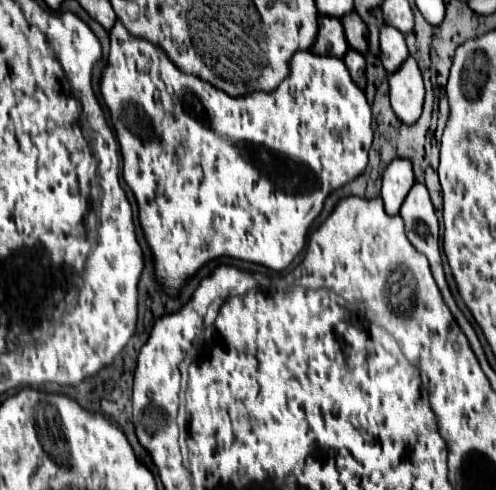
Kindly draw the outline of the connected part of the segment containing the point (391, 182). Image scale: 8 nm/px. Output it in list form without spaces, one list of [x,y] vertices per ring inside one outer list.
[[[395,159],[383,173],[383,187],[381,187],[381,199],[385,201],[385,211],[389,215],[397,215],[409,189],[413,187],[415,177],[411,169],[411,161],[407,159]]]

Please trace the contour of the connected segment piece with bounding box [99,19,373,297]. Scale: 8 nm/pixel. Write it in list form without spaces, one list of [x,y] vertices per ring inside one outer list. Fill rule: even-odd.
[[[117,19],[113,29],[109,31],[109,59],[107,65],[101,71],[99,79],[99,91],[101,97],[109,109],[109,115],[113,119],[113,129],[119,141],[121,149],[121,159],[123,159],[123,169],[121,175],[129,189],[135,195],[137,201],[137,215],[139,223],[143,229],[143,237],[151,249],[153,255],[153,265],[155,265],[155,281],[163,289],[165,295],[169,297],[179,297],[181,289],[187,285],[187,281],[209,261],[217,257],[233,257],[239,261],[247,263],[257,263],[263,265],[271,271],[283,271],[295,255],[303,249],[307,229],[323,209],[323,201],[327,195],[345,183],[353,181],[359,177],[367,165],[367,153],[371,149],[373,141],[373,131],[371,131],[371,107],[365,99],[365,93],[351,81],[351,75],[347,73],[347,67],[343,65],[341,59],[337,57],[319,57],[311,51],[299,51],[291,57],[291,73],[281,85],[271,91],[271,93],[249,93],[247,97],[231,97],[223,93],[221,89],[215,89],[211,83],[179,71],[173,61],[167,57],[167,53],[153,45],[147,39],[139,39],[131,35],[123,23]]]

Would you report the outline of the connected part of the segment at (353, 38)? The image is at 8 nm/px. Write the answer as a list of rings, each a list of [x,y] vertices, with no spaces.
[[[355,11],[347,13],[347,17],[341,17],[341,23],[343,23],[345,39],[349,47],[365,55],[367,53],[367,25],[359,19]]]

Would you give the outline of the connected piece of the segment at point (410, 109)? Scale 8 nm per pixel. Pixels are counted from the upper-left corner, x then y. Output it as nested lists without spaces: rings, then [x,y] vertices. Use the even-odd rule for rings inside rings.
[[[407,57],[403,65],[389,77],[389,97],[395,115],[403,123],[411,125],[421,117],[425,87],[413,57]]]

